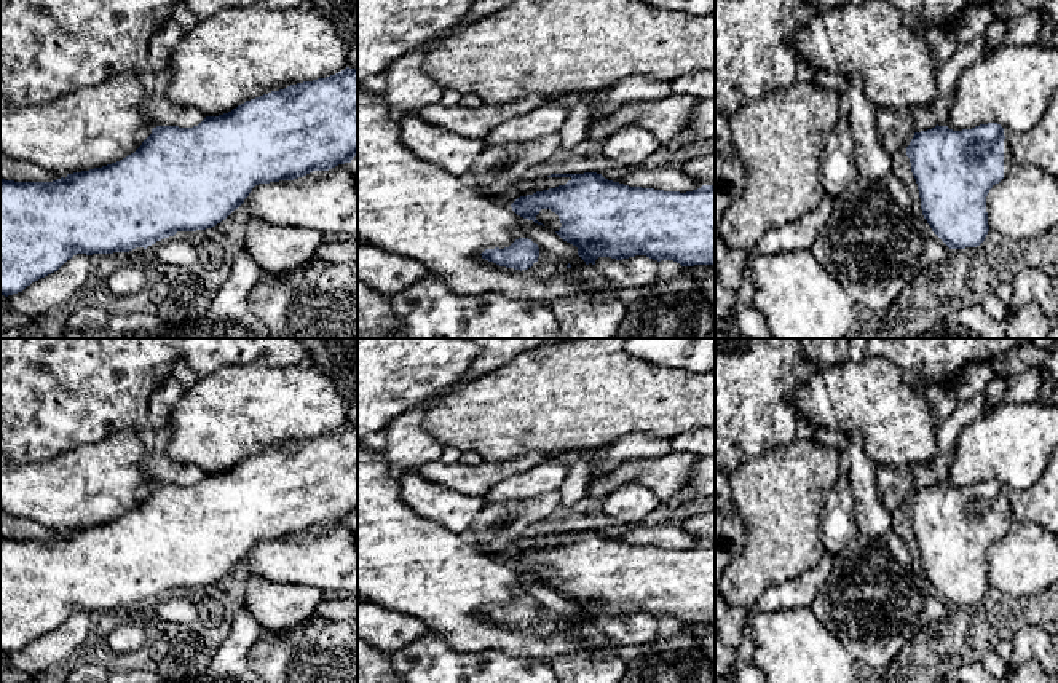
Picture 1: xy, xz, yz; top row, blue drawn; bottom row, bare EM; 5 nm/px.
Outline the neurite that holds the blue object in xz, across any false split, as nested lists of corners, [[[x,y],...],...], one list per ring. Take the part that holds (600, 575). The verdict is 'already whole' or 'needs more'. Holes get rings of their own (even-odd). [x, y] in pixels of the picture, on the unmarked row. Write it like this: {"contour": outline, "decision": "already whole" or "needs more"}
{"contour": [[[597,530],[584,531],[551,531],[547,535],[568,535],[565,543],[536,549],[533,552],[517,555],[512,568],[538,582],[536,573],[541,567],[551,567],[560,576],[560,587],[555,589],[563,598],[578,605],[578,613],[586,622],[595,622],[598,614],[611,614],[616,618],[646,613],[653,618],[673,618],[681,624],[715,622],[715,543],[702,543],[697,547],[680,551],[654,546],[629,544],[605,536]]], "decision": "already whole"}

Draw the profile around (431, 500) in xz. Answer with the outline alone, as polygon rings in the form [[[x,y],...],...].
[[[410,471],[399,476],[399,498],[418,515],[466,535],[487,504],[484,496],[468,496]]]

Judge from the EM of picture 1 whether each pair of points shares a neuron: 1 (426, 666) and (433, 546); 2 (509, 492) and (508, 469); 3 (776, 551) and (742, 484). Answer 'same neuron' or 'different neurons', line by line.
1: different neurons
2: different neurons
3: same neuron

